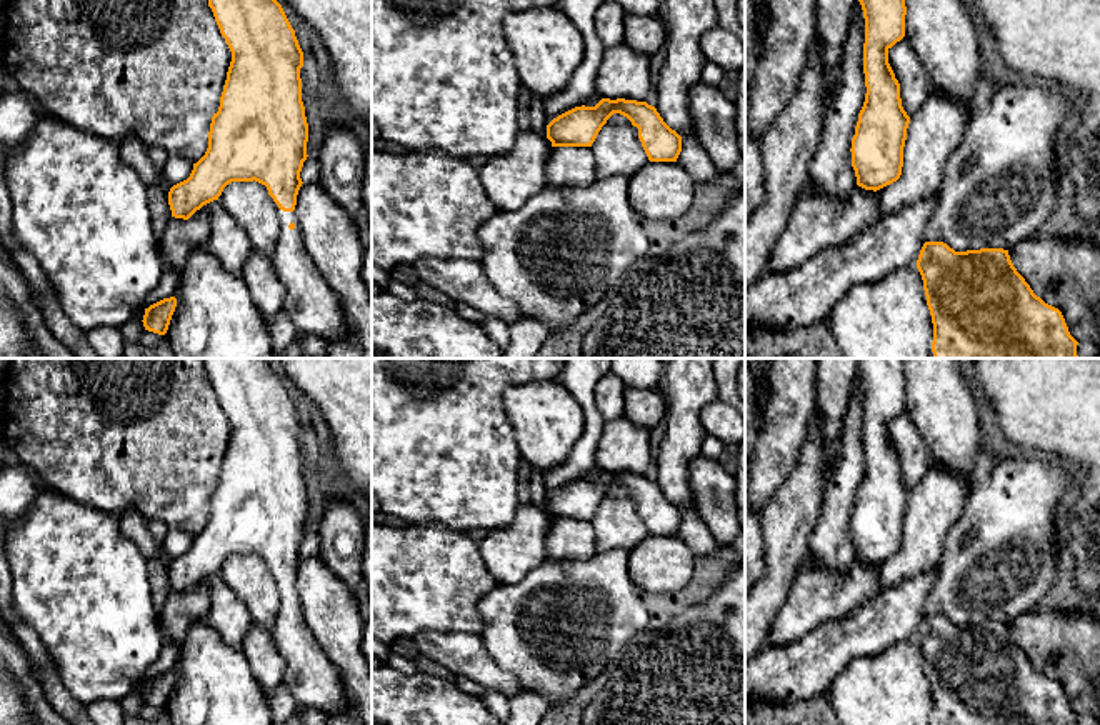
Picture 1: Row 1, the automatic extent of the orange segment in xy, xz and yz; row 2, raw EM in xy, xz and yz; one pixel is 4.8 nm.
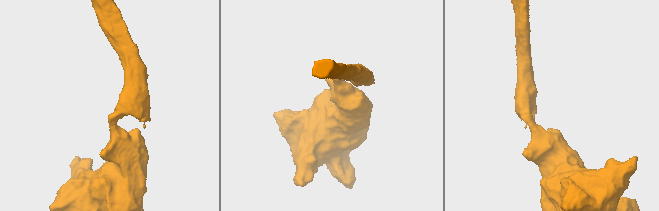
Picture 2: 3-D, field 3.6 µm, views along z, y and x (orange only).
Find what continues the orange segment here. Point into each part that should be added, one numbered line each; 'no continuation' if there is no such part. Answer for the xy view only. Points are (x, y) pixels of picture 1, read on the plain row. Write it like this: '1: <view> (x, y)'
1: xy (312, 679)

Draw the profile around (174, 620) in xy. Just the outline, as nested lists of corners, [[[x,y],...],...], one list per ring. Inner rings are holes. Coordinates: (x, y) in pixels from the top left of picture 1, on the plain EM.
[[[207,578],[197,583],[188,593],[172,590],[158,613],[162,635],[180,647],[190,625],[207,620],[210,602],[212,597]]]

